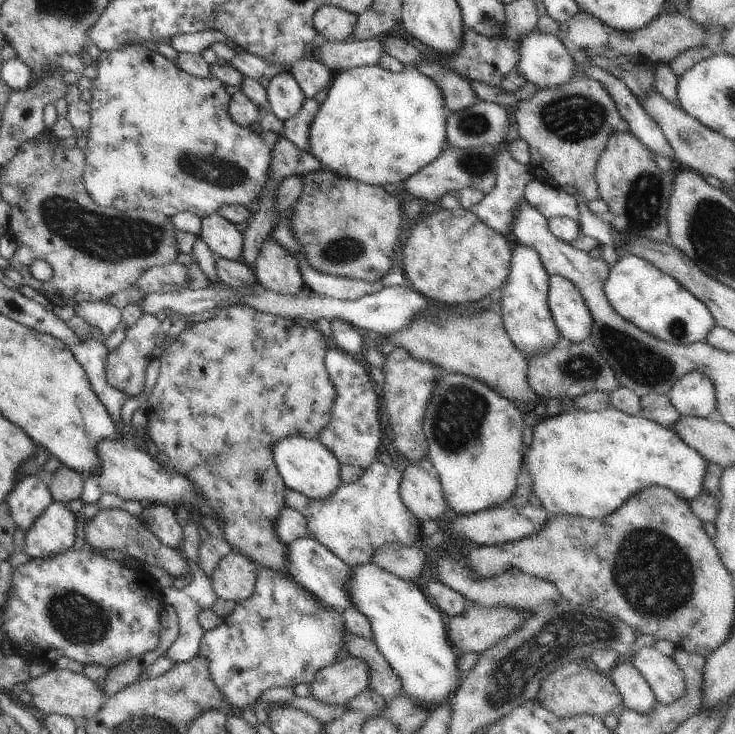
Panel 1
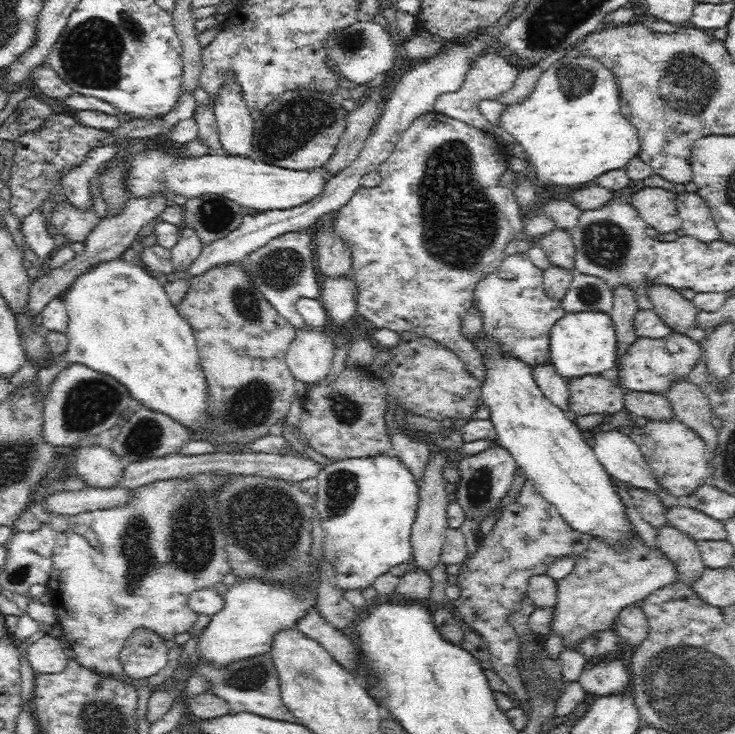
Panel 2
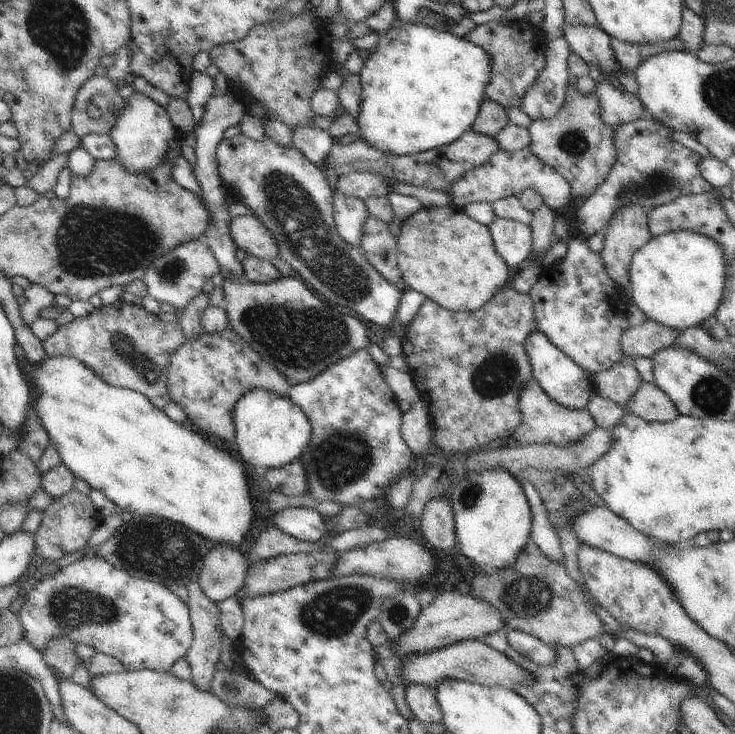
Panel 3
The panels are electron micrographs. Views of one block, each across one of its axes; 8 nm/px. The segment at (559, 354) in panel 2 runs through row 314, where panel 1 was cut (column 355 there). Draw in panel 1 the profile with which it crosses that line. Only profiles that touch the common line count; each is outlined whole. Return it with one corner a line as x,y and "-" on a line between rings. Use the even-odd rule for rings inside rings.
376,563
354,565
351,570
349,581
345,582
348,598
353,608
360,611
371,624
373,641
401,680
402,694
429,707
447,701
448,697
455,694
454,690
458,686
458,680
461,679
456,668
456,660
460,653
453,648
447,637
444,614
430,605
426,596
413,581
400,578

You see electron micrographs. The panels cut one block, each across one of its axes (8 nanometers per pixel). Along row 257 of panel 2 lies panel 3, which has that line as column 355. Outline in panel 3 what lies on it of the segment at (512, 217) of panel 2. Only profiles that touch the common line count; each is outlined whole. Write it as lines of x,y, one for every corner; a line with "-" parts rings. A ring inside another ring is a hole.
367,349
359,350
343,358
334,366
308,382
293,385
290,400
302,409
312,426
312,438
302,452
300,460
308,478
308,492
316,500
335,502
343,506
354,506
356,502
374,500
388,493
391,485
402,476
413,452
401,434
403,412
397,395
384,382
383,372

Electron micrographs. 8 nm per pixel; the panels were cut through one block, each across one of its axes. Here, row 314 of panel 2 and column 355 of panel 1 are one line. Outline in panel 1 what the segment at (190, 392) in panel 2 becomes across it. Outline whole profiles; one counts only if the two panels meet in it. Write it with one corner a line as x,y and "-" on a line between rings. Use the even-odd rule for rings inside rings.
380,65
341,70
333,77
327,97
310,125
309,153
335,175
367,185
398,184
420,172
447,148
446,114
441,89
414,66
405,66
398,73
384,70

